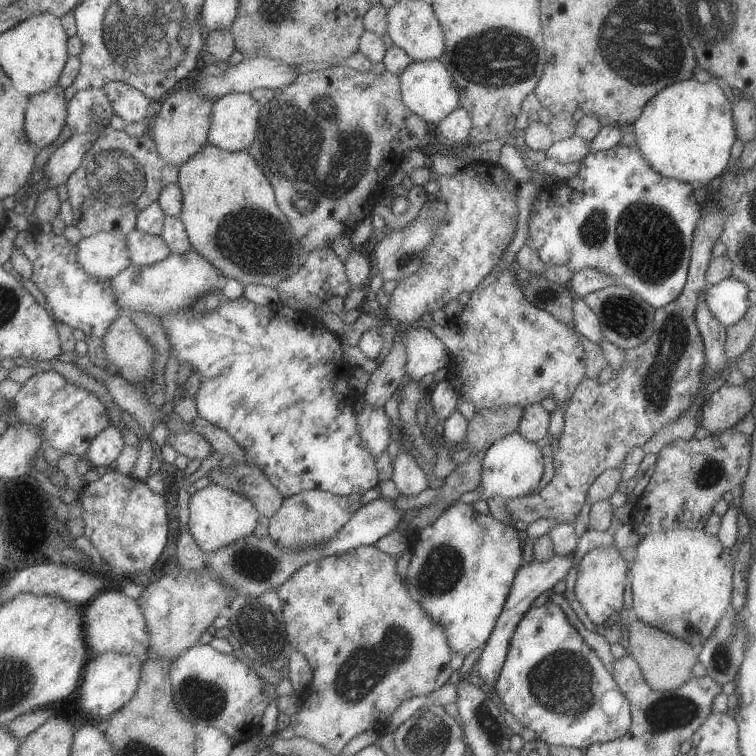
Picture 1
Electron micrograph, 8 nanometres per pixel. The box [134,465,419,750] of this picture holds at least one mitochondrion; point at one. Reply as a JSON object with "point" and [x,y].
{"point":[365,668]}

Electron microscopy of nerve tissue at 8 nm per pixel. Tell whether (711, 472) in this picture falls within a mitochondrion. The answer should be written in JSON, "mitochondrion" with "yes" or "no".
{"mitochondrion":"yes"}

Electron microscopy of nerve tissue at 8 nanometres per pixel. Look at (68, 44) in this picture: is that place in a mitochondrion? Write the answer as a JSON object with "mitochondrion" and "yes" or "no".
{"mitochondrion":"no"}

